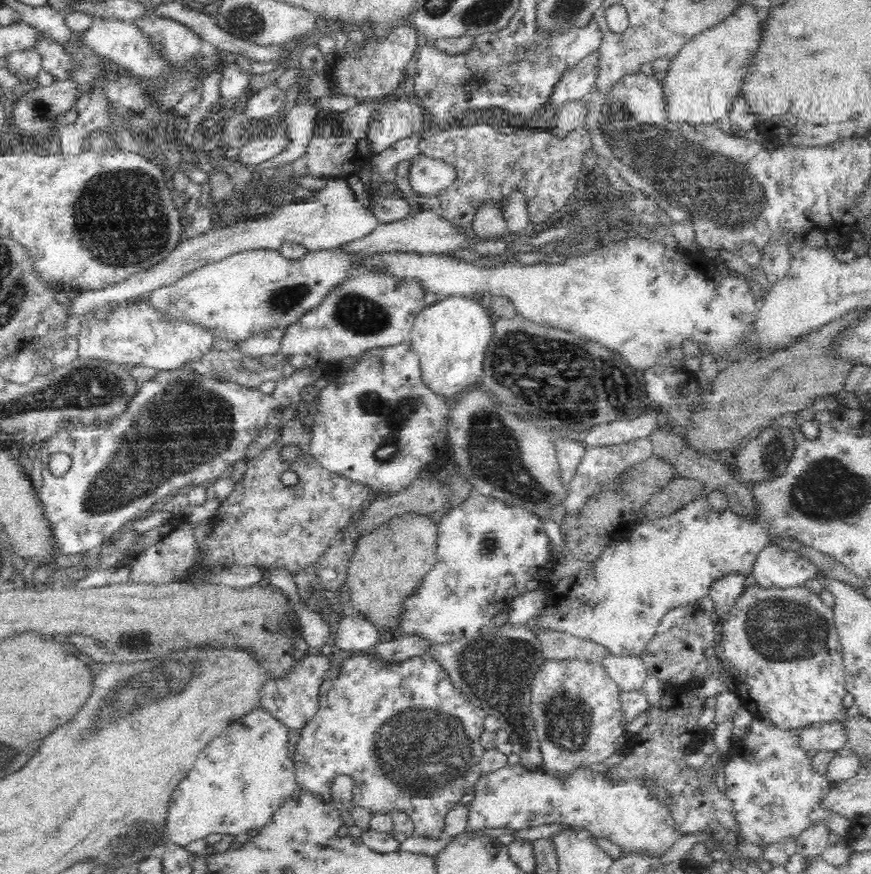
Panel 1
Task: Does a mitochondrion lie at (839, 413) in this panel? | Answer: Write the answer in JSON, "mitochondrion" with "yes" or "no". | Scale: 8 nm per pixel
{"mitochondrion":"no"}

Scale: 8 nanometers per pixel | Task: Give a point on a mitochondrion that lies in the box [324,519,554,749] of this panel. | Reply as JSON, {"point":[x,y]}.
{"point":[489,542]}

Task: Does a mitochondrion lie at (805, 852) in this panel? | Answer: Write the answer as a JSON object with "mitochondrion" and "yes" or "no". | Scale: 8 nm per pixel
{"mitochondrion":"no"}

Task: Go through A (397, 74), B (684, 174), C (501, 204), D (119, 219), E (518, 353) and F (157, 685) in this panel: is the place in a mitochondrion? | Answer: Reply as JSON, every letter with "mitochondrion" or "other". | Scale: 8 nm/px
{"A":"other","B":"mitochondrion","C":"other","D":"mitochondrion","E":"mitochondrion","F":"mitochondrion"}

